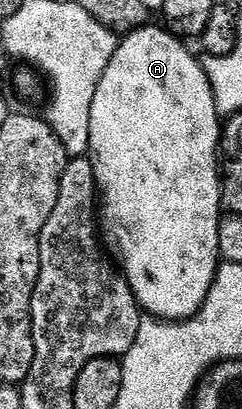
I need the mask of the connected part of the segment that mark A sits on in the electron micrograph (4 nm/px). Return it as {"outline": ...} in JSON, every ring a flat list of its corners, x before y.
{"outline":[[147,24,140,27,139,30,132,30,129,34,125,35,119,41,116,52,112,56,112,60,108,64,108,68,104,72,104,76,100,80,100,84,96,88,96,96,92,100,92,120,90,121,90,154,94,163,94,171,96,172,96,180,98,181,98,192,100,195,100,230,104,235,104,242,107,247,112,251,114,249,113,257,120,263,121,269,124,271,128,284,132,288,132,292,136,296,138,305,142,307,147,315,153,316,159,320,167,322,180,322,183,318,190,318,195,314,200,307,204,304,204,300,210,297,210,286,214,282,214,275,218,273,220,265,220,255,218,253,218,224,224,217,224,207,222,204,222,177,220,173,220,147,222,144,222,127,224,125,223,119,218,113,216,108,216,100,212,92,212,84,206,75,205,65,201,61,197,62,194,59,194,54,189,50,187,43,178,35,170,33,169,30,163,28,161,25,154,26,155,24]]}

